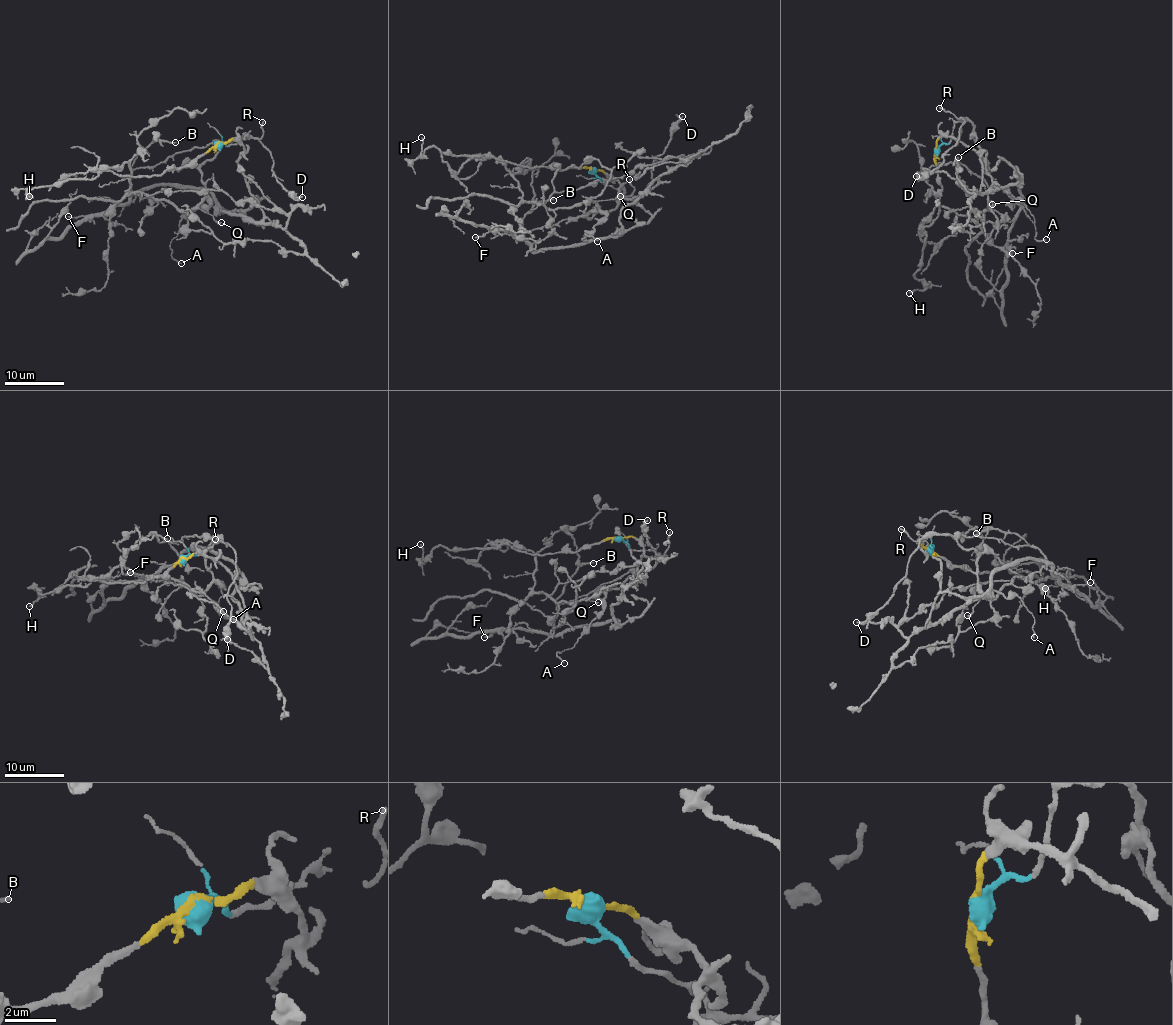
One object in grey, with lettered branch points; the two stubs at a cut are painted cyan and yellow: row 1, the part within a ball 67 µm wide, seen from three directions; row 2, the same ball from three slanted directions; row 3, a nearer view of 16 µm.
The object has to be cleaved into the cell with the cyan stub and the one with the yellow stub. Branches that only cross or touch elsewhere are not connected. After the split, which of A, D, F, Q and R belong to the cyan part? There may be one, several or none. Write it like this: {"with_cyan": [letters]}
{"with_cyan": ["A", "D", "Q", "R"]}

